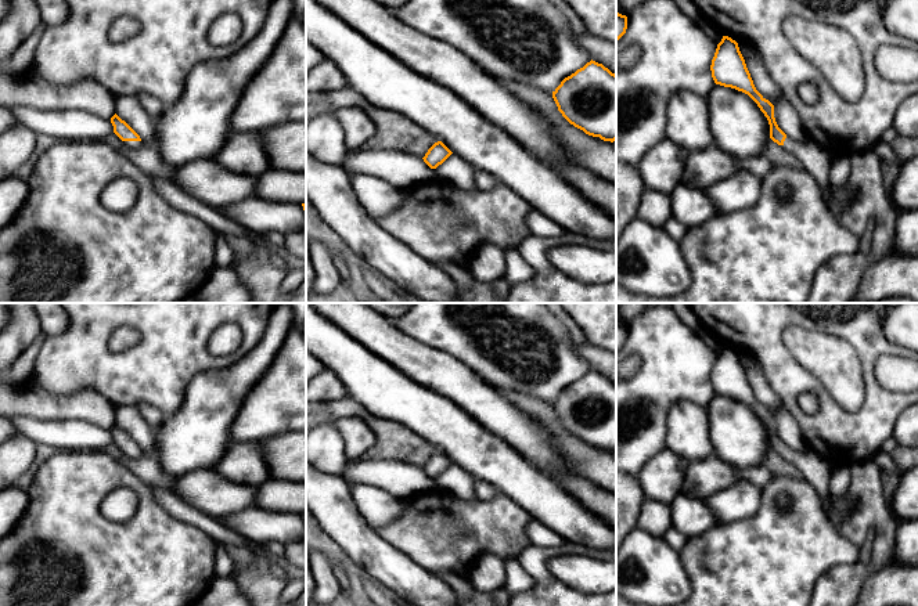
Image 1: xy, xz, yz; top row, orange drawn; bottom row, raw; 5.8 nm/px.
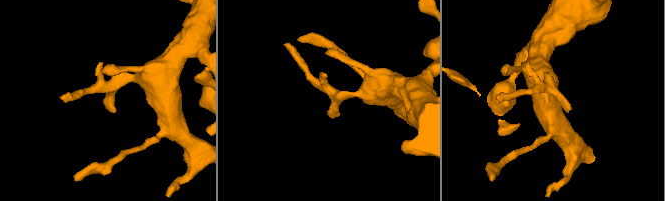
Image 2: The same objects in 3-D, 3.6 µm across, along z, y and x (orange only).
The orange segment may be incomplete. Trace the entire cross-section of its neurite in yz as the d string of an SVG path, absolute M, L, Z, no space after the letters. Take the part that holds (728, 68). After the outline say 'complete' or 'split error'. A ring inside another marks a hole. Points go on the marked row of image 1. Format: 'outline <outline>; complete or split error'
outline M723 36L712 59L710 71L716 84L742 91L757 104L768 120L770 138L800 160L802 167L817 181L825 201L831 185L829 166L832 156L816 141L810 138L804 143L795 141L778 127L774 118L774 105L756 90L735 40Z; split error

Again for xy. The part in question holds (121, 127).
outline M116 113L111 118L111 123L114 126L114 133L123 141L126 147L140 148L143 145L140 136Z; split error

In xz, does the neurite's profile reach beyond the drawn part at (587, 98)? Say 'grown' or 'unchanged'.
unchanged

